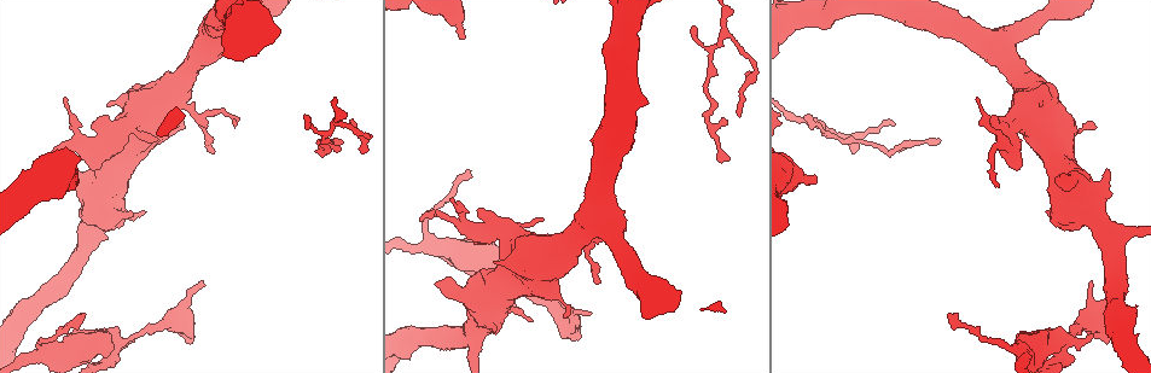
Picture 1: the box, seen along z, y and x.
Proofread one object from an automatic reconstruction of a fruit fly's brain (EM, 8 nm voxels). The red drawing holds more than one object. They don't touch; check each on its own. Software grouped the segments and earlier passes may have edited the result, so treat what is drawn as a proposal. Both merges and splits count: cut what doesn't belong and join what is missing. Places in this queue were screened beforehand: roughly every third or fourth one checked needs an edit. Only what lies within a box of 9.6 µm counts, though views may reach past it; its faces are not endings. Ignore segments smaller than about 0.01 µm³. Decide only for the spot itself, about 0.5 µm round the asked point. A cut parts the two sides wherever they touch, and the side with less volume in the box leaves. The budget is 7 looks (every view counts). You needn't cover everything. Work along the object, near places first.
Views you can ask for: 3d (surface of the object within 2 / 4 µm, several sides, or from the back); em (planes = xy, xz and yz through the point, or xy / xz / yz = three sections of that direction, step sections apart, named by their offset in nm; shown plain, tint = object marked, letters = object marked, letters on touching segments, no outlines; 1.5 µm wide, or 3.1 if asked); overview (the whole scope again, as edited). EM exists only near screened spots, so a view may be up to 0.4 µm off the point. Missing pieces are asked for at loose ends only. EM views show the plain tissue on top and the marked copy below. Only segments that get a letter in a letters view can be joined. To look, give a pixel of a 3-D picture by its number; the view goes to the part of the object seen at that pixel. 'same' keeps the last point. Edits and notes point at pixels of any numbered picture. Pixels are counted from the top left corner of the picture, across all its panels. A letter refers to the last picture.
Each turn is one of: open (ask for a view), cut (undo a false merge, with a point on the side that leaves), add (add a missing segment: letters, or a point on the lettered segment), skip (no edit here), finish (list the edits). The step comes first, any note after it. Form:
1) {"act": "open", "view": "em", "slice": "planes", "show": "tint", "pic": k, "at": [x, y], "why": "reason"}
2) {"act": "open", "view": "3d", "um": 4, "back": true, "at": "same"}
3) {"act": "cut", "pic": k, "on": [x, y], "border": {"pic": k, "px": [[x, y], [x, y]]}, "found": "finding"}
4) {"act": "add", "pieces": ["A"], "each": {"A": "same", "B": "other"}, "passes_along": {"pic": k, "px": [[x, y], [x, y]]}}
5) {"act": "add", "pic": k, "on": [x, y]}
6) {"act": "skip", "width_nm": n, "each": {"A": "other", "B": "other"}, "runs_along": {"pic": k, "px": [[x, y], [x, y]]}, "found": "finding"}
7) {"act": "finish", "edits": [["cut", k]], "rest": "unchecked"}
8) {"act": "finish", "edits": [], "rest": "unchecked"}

{"act": "open", "view": "em", "slice": "planes", "show": "letters", "pic": 1, "at": [236, 125], "why": "branch stops here"}

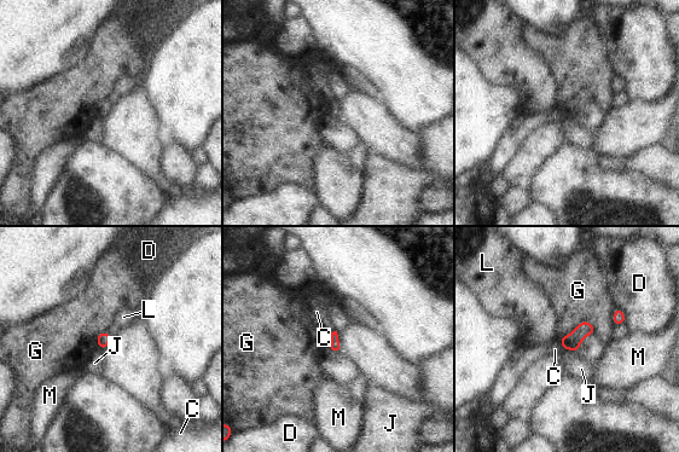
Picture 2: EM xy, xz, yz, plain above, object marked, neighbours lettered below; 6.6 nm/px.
{"act": "skip", "width_nm": 80, "each": {"C": "other", "D": "other", "G": "other", "J": "other", "L": "other", "M": "other"}, "border": {"pic": 2, "px": [[596, 329], [581, 320], [561, 337]]}, "found": "none of them fits"}

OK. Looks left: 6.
{"act": "open", "view": "em", "slice": "planes", "show": "letters", "pic": 1, "at": [948, 318], "why": "thin end"}

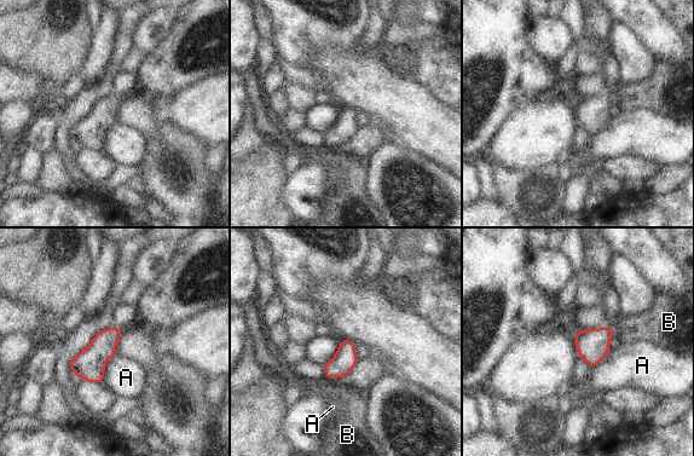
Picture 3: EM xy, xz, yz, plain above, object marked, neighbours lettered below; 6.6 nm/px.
{"act": "skip", "width_nm": 160, "each": {"A": "other", "B": "other"}, "found": "no lettered segment goes on from it"}

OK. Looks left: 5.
{"act": "open", "view": "3d", "um": 4, "pic": 1, "at": [1091, 283], "why": "free end"}

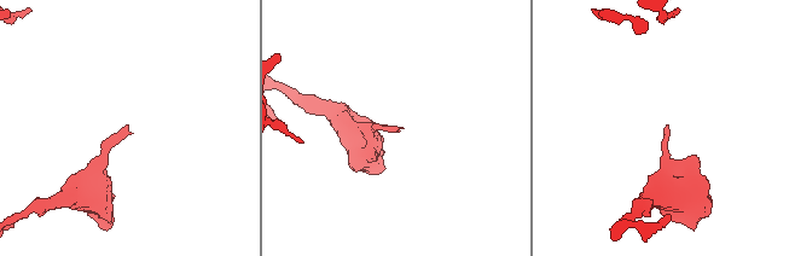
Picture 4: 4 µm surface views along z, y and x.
{"act": "open", "view": "em", "slice": "xy", "step": 4, "show": "letters", "pic": 4, "at": [131, 134], "why": "shape alone is not enough"}

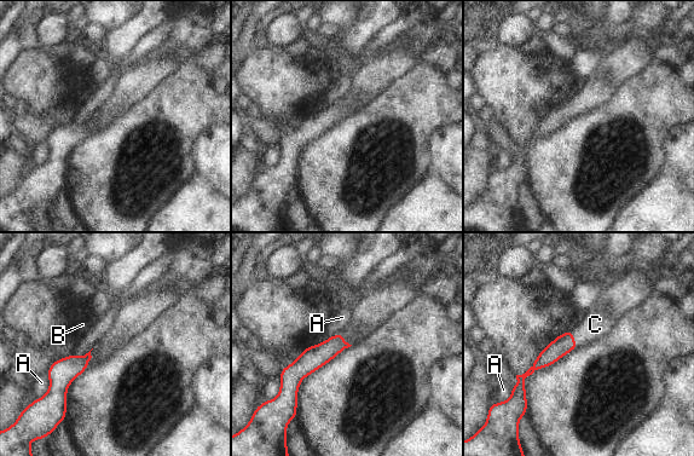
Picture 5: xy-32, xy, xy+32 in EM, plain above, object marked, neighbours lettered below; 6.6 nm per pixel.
{"act": "add", "pieces": ["C"], "each": {"A": "other", "B": "other", "C": "same"}, "passes_along": {"pic": 5, "px": [[565, 342], [573, 338], [595, 324]]}, "found": "it goes on there"}

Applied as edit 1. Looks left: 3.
{"act": "finish", "edits": [["add", 5]], "rest": "unchecked"}

